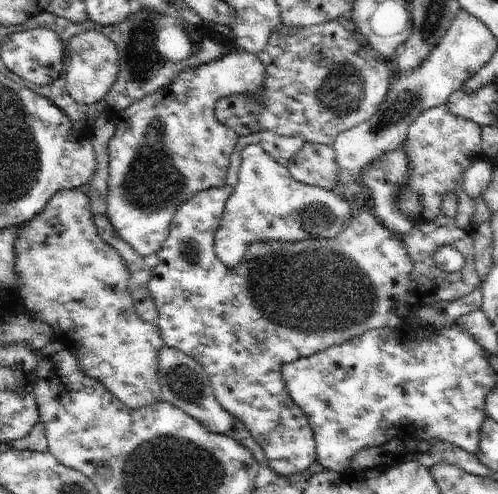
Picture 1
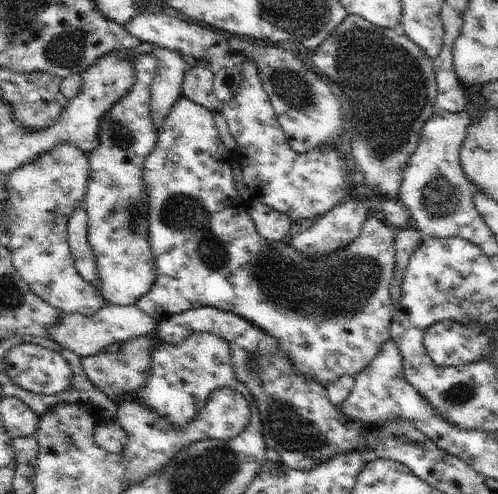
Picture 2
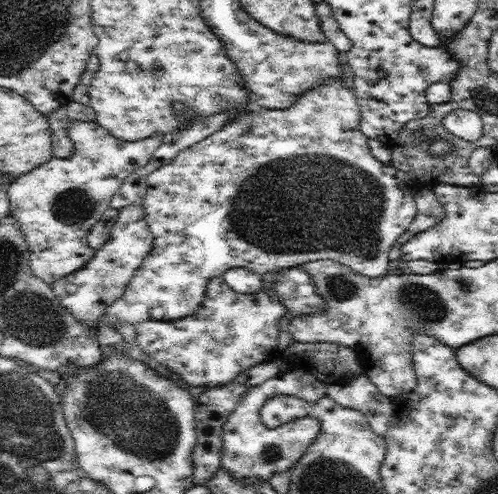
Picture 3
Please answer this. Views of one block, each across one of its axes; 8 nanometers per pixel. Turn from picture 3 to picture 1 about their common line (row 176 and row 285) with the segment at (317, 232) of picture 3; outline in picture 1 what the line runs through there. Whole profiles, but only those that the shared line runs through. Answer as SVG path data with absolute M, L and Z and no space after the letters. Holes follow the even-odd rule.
M229 186L203 190L203 192L197 192L195 196L191 196L187 202L183 202L175 210L175 214L171 218L171 224L169 224L169 234L163 240L161 248L157 250L157 264L151 270L151 278L147 282L151 300L157 306L157 320L153 324L159 328L159 334L161 334L161 340L163 340L165 348L175 348L175 350L187 354L189 358L193 358L197 364L201 364L201 368L205 368L205 372L209 376L209 384L213 388L215 400L227 412L231 412L249 430L249 434L253 434L255 442L265 452L265 458L267 458L267 464L269 464L271 472L275 472L277 476L291 476L291 474L299 474L299 472L307 470L307 466L317 460L317 452L315 452L315 436L313 436L315 432L313 432L305 412L295 404L295 400L285 390L285 384L281 380L281 368L285 364L293 364L299 358L311 358L313 354L325 352L331 346L341 346L341 344L345 344L353 338L361 338L365 332L383 330L383 328L395 330L395 328L407 324L409 312L415 308L415 302L417 302L415 294L411 292L413 262L411 262L411 258L407 254L407 248L403 244L403 236L399 236L393 230L379 224L377 218L373 216L373 212L359 212L359 214L353 212L355 220L331 240L305 240L305 242L291 242L291 244L289 242L255 242L245 250L243 260L239 260L237 268L231 270L215 256L215 248L213 248L215 232L217 232L219 220L221 220L221 206L223 206L223 200L229 192L231 192Z

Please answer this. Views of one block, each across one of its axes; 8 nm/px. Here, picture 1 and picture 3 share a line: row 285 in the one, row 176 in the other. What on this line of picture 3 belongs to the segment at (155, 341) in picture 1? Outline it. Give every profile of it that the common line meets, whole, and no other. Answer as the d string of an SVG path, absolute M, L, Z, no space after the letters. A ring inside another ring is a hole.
M73 122L67 126L67 136L75 146L69 158L53 156L43 166L5 186L11 218L27 242L27 266L35 278L41 278L49 286L83 268L95 256L97 250L91 250L85 242L87 232L99 222L101 214L111 208L111 198L123 186L123 180L137 168L143 168L163 142L163 136L123 142L95 122Z

